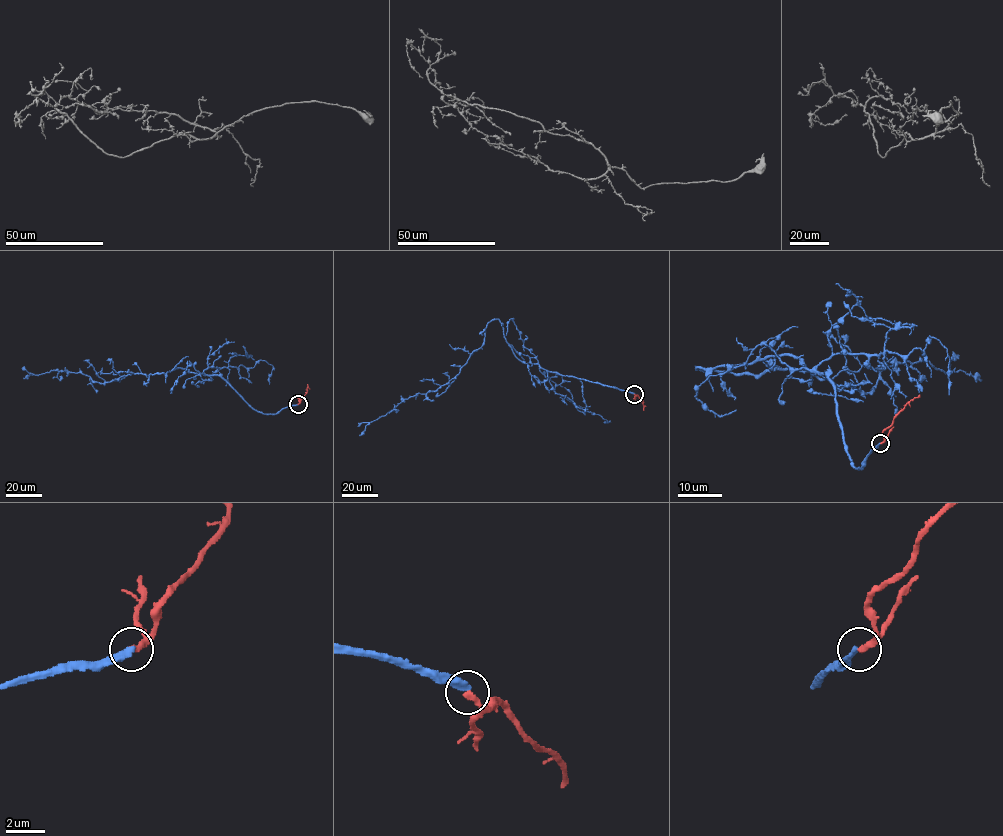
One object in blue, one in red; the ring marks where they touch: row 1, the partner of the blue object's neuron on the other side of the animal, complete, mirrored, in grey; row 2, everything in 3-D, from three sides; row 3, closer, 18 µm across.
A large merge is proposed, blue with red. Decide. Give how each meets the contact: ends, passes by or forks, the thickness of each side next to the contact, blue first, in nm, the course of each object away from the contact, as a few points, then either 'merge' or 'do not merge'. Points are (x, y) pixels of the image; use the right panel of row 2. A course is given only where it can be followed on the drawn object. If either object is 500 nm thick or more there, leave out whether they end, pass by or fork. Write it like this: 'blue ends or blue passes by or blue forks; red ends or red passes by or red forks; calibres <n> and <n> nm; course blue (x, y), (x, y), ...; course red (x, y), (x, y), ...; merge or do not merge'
blue ends; red ends; calibres 320 and 320 nm; course blue (880, 443), (855, 467), (836, 389), (798, 359), (697, 367), (809, 370), (863, 393), (898, 363), (982, 380); course red (881, 443), (884, 440), (883, 432), (896, 415), (920, 396); do not merge

